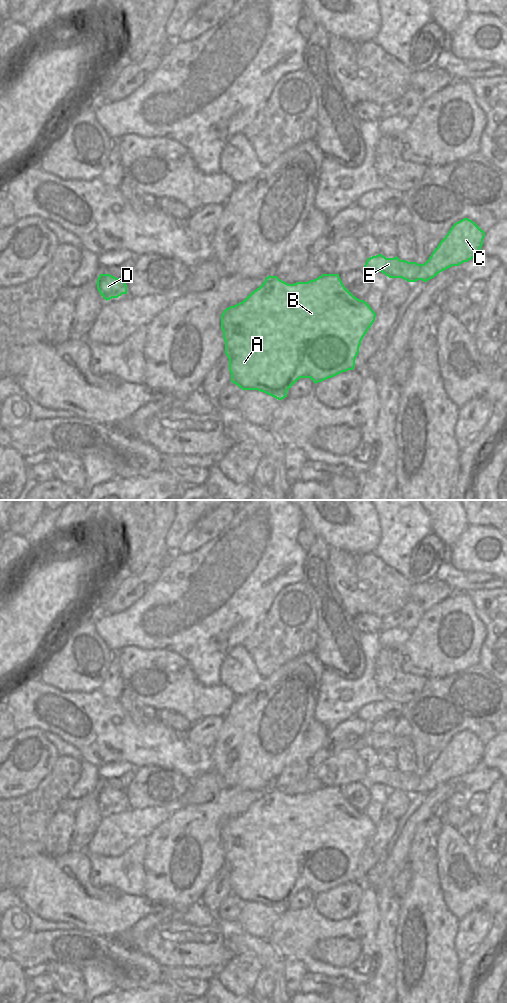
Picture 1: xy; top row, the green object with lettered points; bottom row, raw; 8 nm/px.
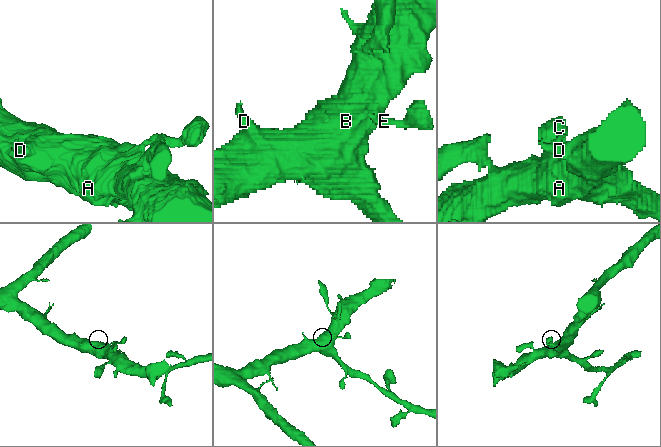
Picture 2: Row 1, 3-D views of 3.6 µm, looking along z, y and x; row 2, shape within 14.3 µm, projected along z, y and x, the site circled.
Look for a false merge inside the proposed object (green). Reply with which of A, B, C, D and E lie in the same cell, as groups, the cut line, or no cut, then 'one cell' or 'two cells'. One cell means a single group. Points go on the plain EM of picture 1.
A B C D E; no cut; one cell

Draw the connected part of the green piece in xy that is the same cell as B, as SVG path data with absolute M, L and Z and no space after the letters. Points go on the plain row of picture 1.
M322 786L314 792L294 796L269 787L242 814L226 820L221 827L231 894L242 902L258 902L282 912L300 890L310 890L316 896L353 882L361 853L375 829L369 816L356 810L343 797L339 786Z

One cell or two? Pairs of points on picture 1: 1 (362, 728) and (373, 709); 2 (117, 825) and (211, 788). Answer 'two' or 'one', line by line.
1: two
2: one

